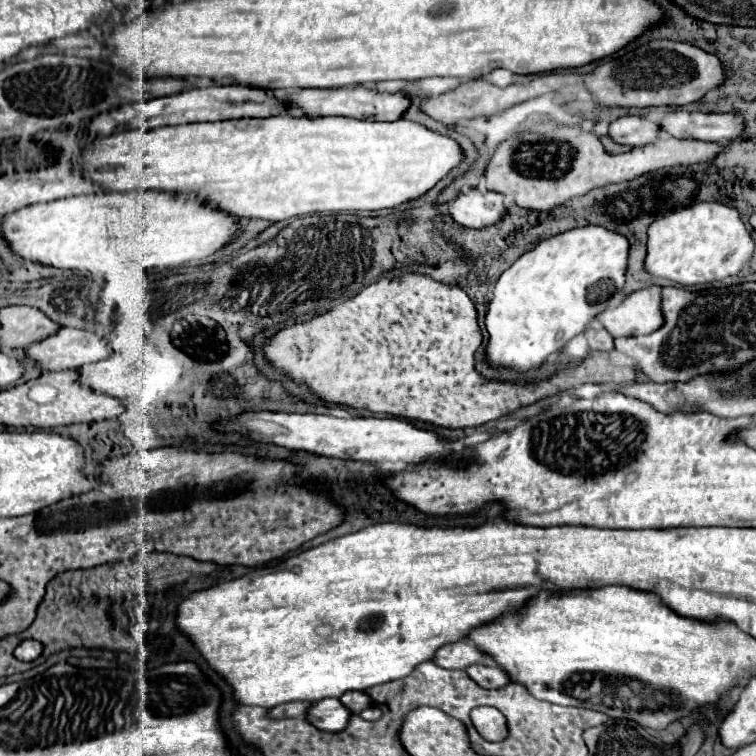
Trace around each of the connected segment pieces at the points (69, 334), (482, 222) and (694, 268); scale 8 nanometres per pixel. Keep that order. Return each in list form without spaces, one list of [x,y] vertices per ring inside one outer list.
[[[61,327],[57,335],[49,335],[49,339],[25,347],[25,353],[43,371],[63,371],[105,359],[109,345],[97,333]]]
[[[469,189],[467,193],[459,193],[449,205],[451,217],[473,229],[481,229],[497,223],[505,215],[503,195],[495,191],[481,193],[479,189]]]
[[[705,201],[669,210],[665,217],[651,223],[645,269],[679,285],[697,285],[737,275],[749,263],[753,251],[755,241],[739,219],[739,211],[723,203]]]

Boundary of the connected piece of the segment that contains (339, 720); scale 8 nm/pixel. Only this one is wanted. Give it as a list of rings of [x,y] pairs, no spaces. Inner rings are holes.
[[[321,699],[309,707],[307,717],[313,723],[313,727],[337,733],[347,727],[351,713],[345,705],[339,703],[339,699]]]

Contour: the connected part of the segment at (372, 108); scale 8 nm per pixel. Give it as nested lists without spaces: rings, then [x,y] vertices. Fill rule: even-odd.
[[[341,87],[341,89],[303,89],[299,93],[291,93],[285,99],[297,107],[303,117],[313,115],[339,115],[353,119],[369,119],[369,121],[397,121],[409,107],[409,99],[403,93],[377,93],[369,87]]]

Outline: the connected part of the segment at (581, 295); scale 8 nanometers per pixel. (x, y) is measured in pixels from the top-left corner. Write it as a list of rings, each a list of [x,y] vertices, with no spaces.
[[[597,225],[569,229],[561,235],[555,235],[553,239],[543,239],[541,243],[537,243],[537,247],[521,255],[495,283],[493,299],[485,317],[485,325],[489,331],[489,361],[493,365],[505,365],[517,371],[527,371],[541,365],[569,339],[583,333],[589,321],[607,307],[607,301],[617,291],[617,287],[625,285],[627,259],[629,241],[625,239],[625,235],[617,235]]]

